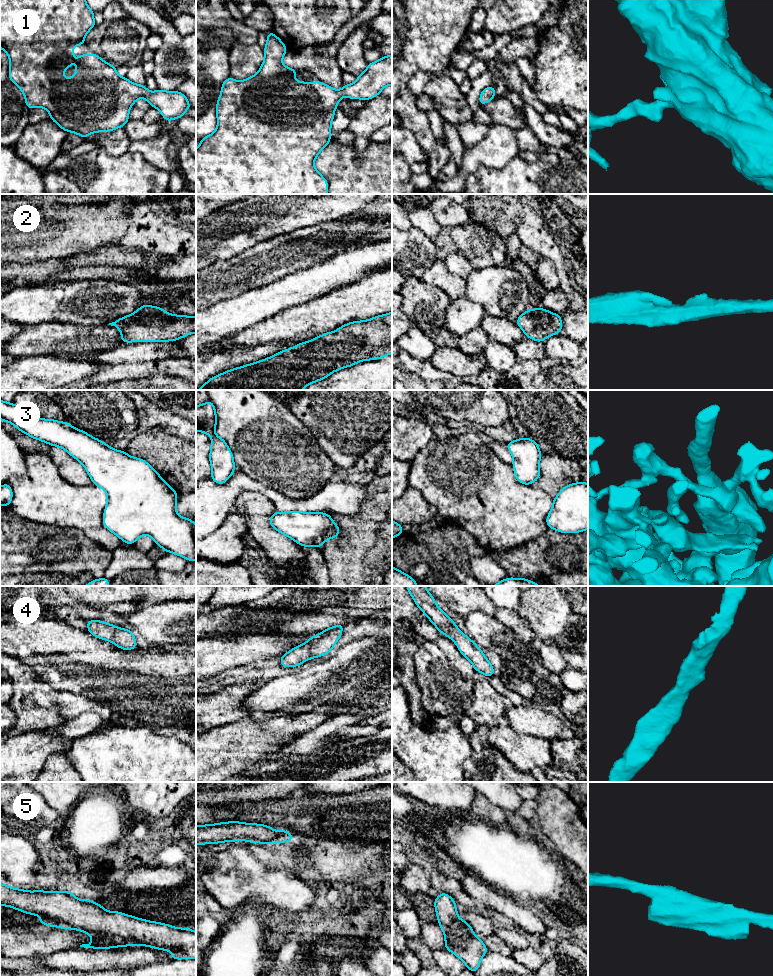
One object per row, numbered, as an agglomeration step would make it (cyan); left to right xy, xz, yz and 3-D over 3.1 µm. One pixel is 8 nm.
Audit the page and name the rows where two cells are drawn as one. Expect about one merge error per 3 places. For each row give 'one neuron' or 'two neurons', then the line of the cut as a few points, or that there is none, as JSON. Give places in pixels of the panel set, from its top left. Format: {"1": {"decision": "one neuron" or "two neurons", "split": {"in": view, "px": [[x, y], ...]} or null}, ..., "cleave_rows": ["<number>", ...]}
{"1": {"decision": "one neuron", "split": null}, "2": {"decision": "one neuron", "split": null}, "3": {"decision": "one neuron", "split": null}, "4": {"decision": "one neuron", "split": null}, "5": {"decision": "one neuron", "split": null}, "cleave_rows": []}

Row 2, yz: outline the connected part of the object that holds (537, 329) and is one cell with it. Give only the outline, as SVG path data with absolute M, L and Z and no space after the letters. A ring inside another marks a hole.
M541 307L528 309L516 321L527 338L543 342L551 335L560 334L562 330L561 315L552 313Z

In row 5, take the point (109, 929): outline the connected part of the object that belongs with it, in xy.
M0 883L0 906L9 906L26 914L41 916L38 924L62 929L75 929L92 936L94 940L89 944L82 944L84 948L115 948L123 946L149 946L155 949L167 950L171 953L171 960L196 958L196 932L190 928L177 928L160 922L153 922L130 916L119 911L110 912L90 898L79 900L70 891L47 892L43 890L25 891L11 888Z

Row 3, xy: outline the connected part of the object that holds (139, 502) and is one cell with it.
M0 400L0 419L10 422L31 438L66 450L78 460L85 467L93 484L107 493L102 522L123 542L134 544L139 537L149 535L165 552L181 556L187 561L196 561L196 524L177 514L178 494L148 462L134 458L125 451L115 450L68 422L34 417L29 410L3 400Z

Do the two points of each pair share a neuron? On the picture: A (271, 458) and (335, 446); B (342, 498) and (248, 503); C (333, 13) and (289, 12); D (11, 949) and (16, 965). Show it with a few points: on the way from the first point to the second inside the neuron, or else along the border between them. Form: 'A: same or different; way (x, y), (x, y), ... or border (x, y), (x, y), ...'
A: different; border (309, 428), (322, 450), (337, 466)
B: different; border (251, 491), (257, 491), (267, 496), (277, 510)
C: same; way (322, 12), (300, 12)
D: different; border (10, 956), (36, 958)

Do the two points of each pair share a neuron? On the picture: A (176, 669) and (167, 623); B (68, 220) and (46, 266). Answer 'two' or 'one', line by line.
A: two
B: two

